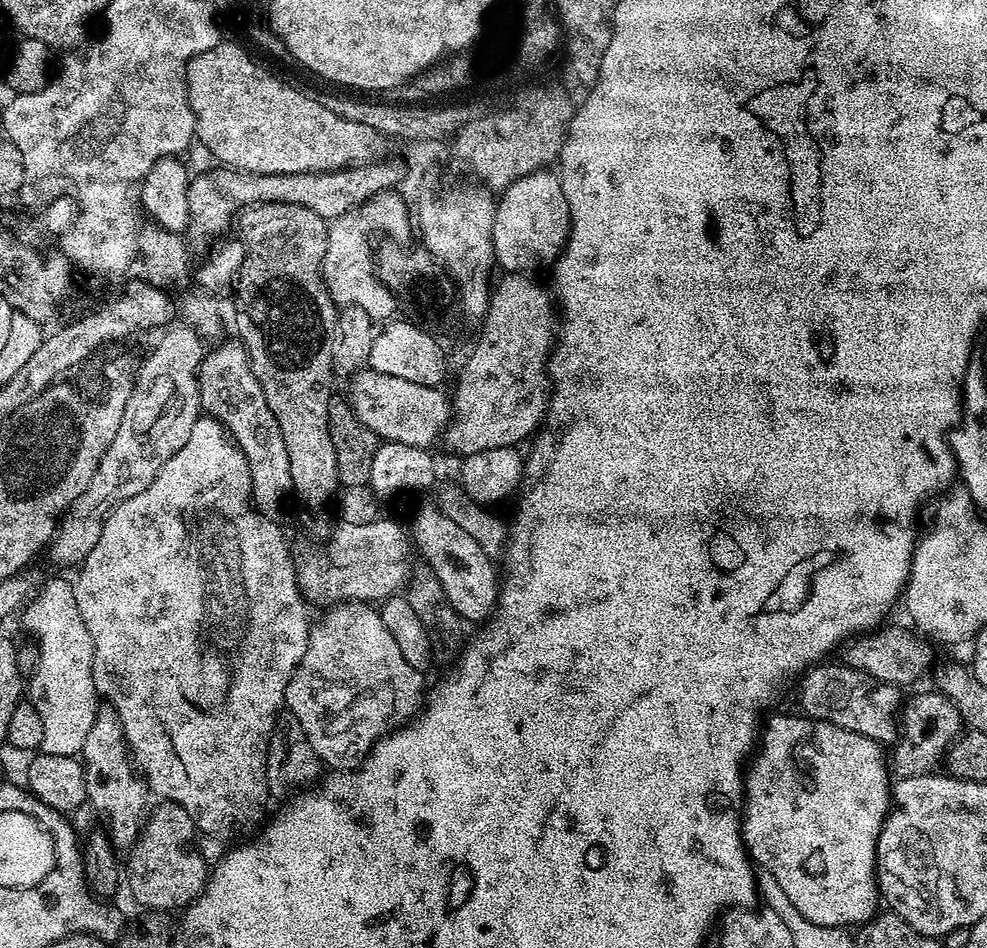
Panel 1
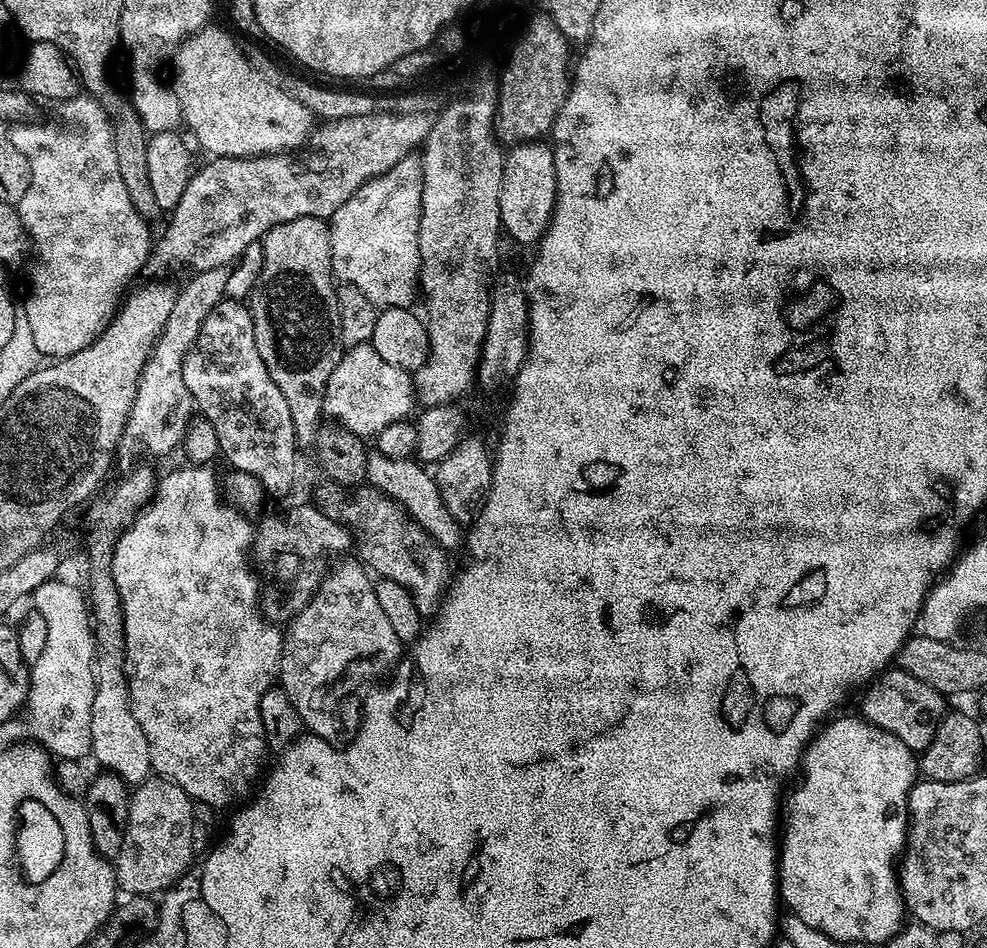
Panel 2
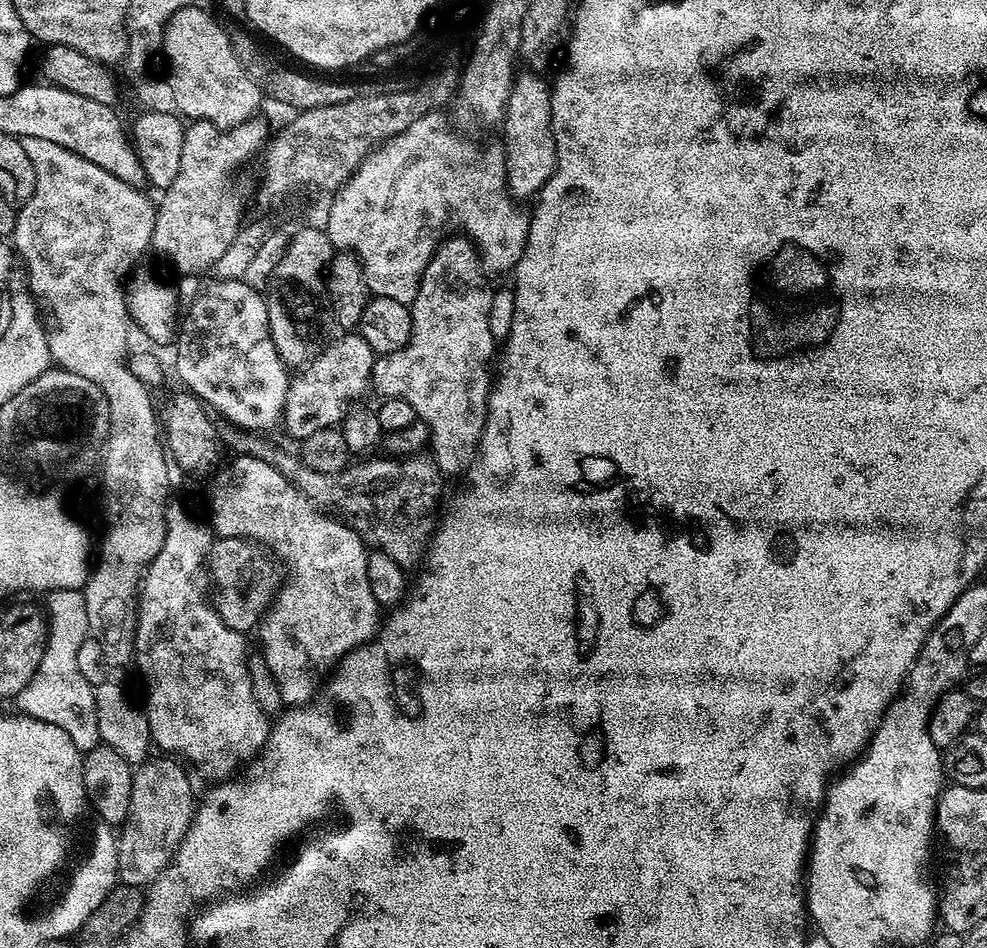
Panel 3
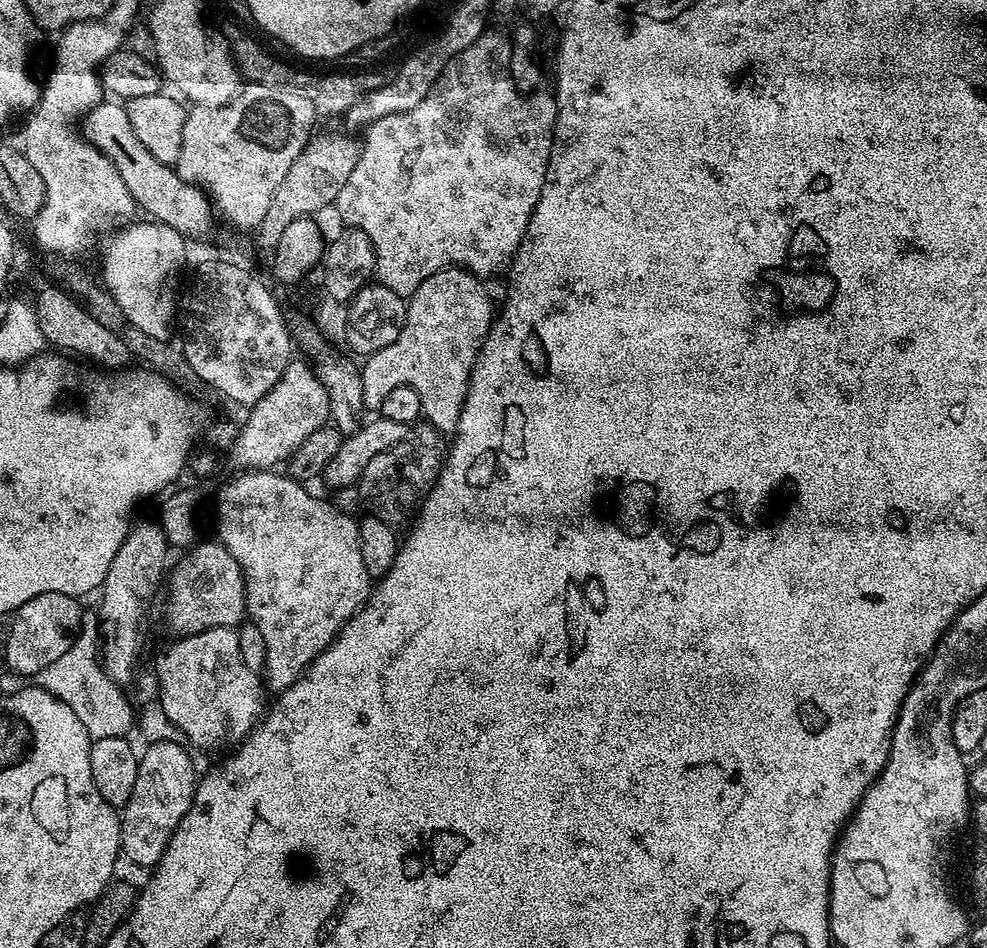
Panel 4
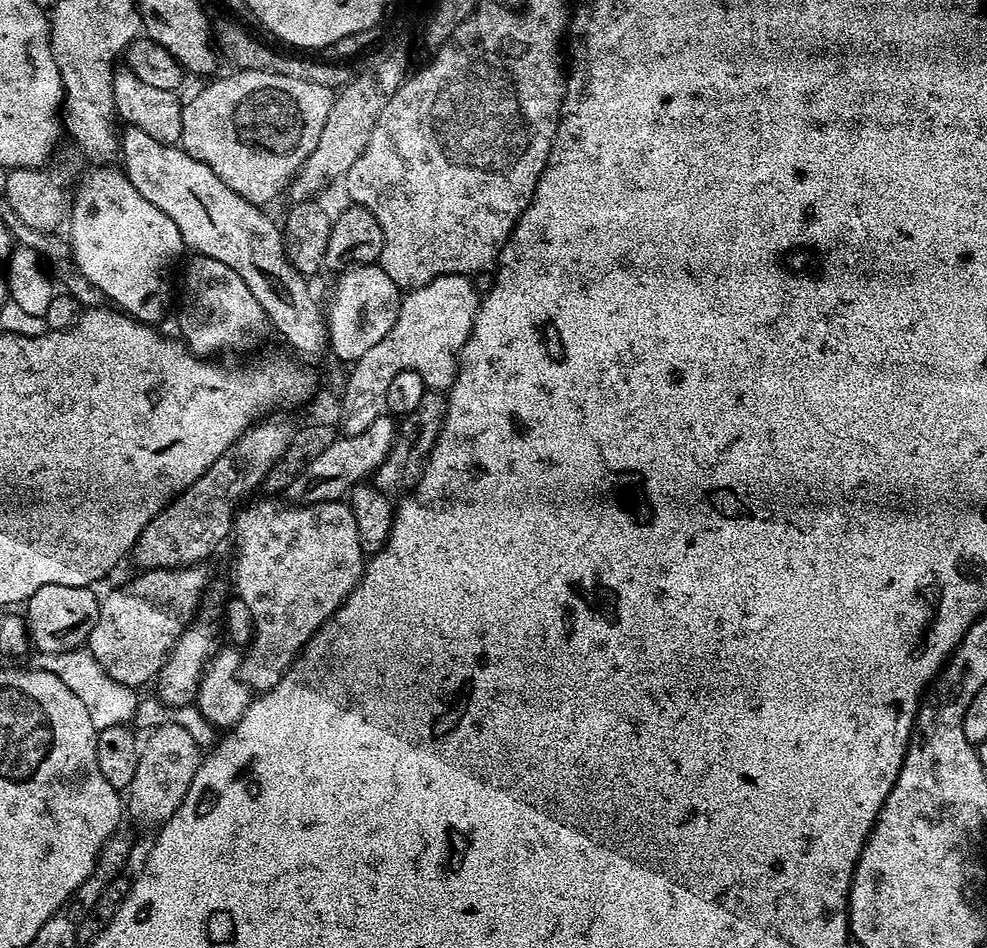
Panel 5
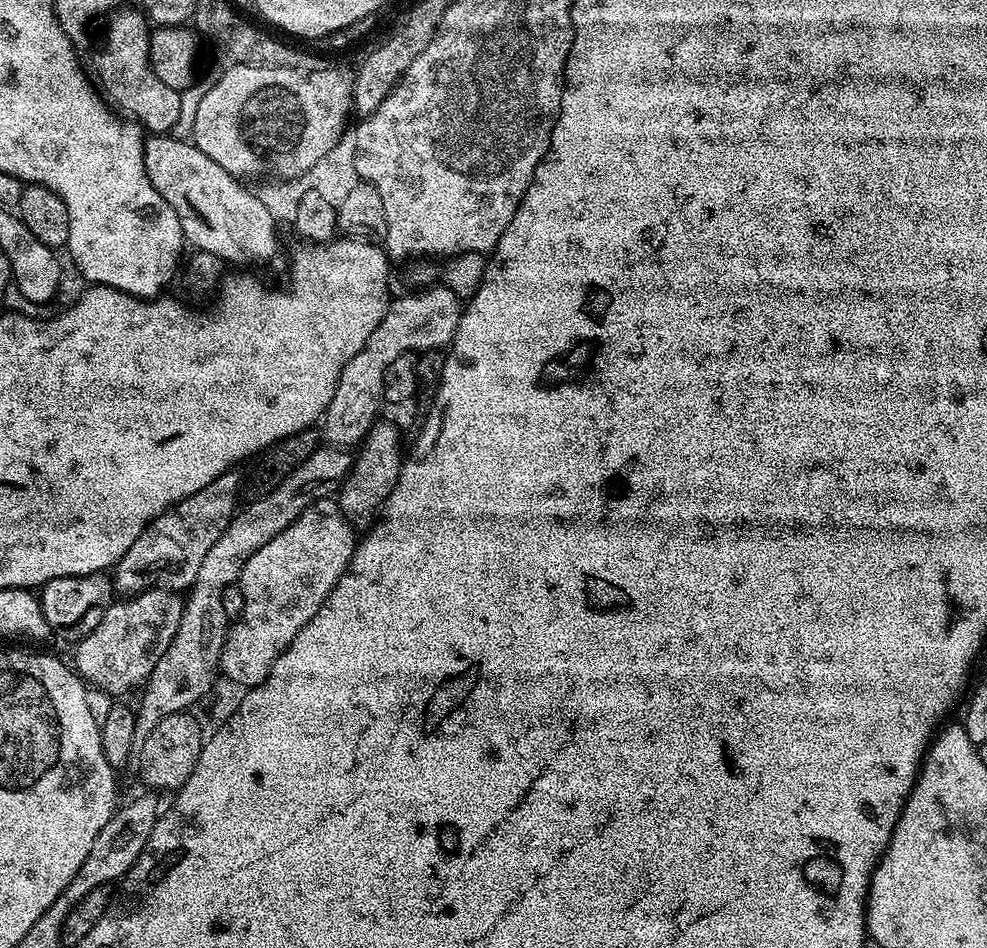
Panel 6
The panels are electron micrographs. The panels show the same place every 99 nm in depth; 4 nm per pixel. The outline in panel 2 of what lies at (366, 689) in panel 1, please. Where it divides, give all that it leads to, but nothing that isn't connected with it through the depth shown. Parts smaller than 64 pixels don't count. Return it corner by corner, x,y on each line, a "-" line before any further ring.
348,559
331,569
314,598
287,625
278,677
279,687
300,711
305,729
329,742
337,739
336,711
344,696
383,672
391,673
402,656
398,634
378,606
369,569
359,559

